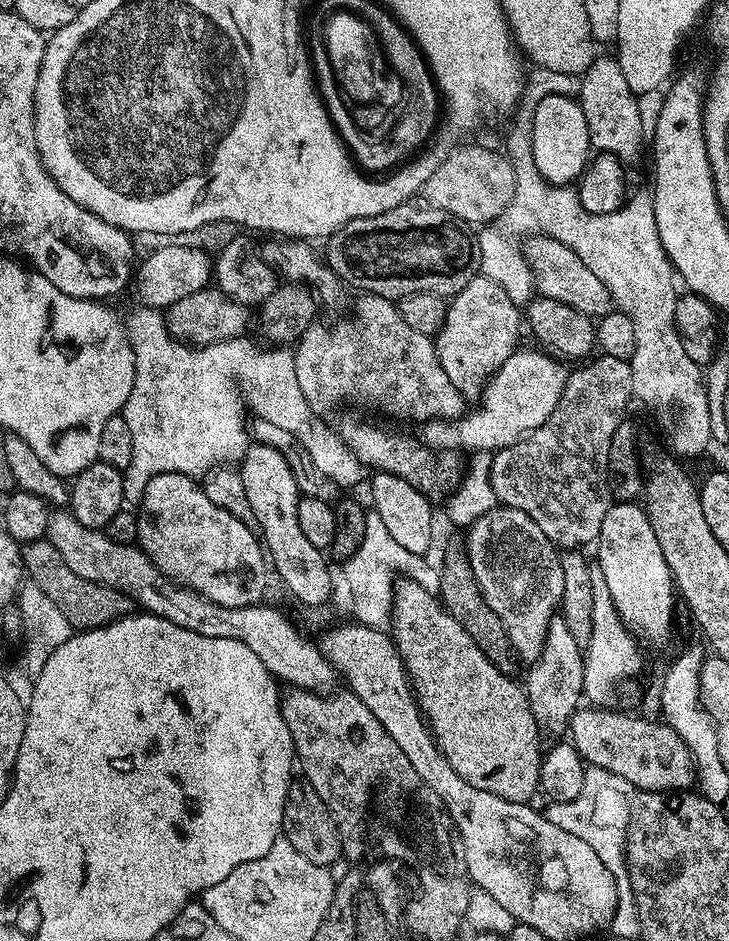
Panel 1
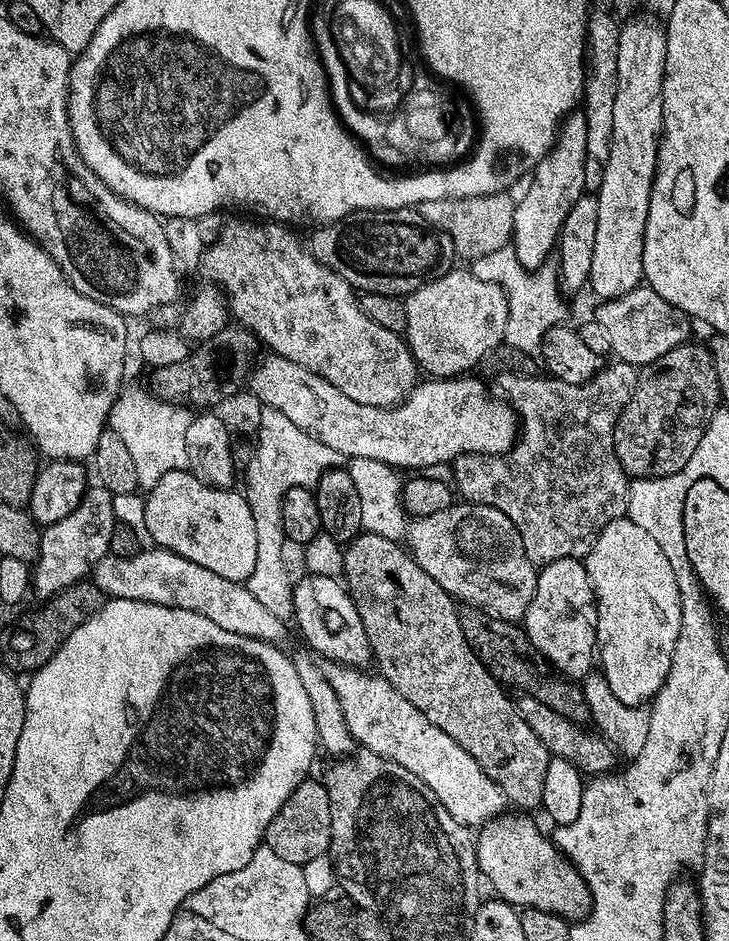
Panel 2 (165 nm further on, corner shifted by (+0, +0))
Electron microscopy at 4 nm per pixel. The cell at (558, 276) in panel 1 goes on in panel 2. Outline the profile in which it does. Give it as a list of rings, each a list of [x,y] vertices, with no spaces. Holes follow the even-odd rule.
[[[641,286],[622,294],[613,300],[605,300],[594,312],[595,319],[606,330],[612,347],[611,355],[621,364],[643,366],[662,358],[679,344],[689,343],[693,339],[694,321],[682,310],[670,306],[652,288]]]

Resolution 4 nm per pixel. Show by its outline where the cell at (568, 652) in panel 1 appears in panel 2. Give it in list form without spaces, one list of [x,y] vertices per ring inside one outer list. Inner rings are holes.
[[[562,558],[539,569],[534,598],[530,598],[522,627],[532,645],[561,676],[580,682],[593,671],[598,656],[596,592],[592,589],[583,560]]]

